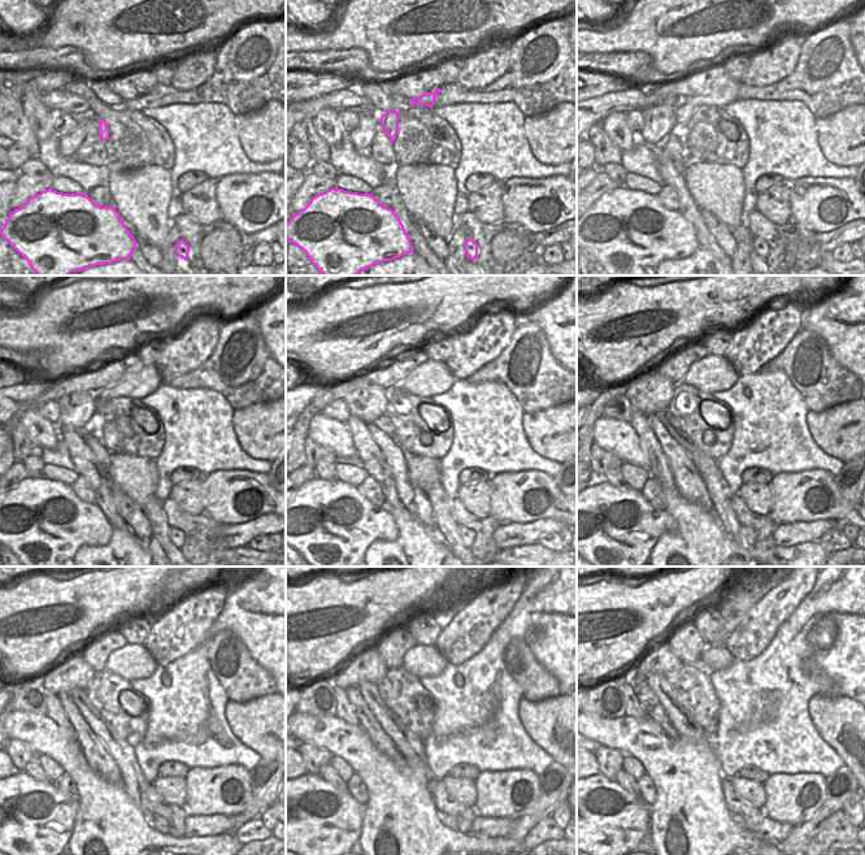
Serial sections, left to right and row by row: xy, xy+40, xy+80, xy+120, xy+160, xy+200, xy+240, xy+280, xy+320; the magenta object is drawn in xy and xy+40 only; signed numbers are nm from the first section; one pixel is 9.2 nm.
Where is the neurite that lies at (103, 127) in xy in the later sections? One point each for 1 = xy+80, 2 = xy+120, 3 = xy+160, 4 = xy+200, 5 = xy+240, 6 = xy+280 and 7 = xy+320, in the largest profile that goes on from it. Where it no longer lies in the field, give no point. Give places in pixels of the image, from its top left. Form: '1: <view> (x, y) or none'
1: xy+80 (724, 90)
2: xy+120 (142, 380)
3: xy+160 (430, 378)
4: xy+200 (712, 373)
5: xy+240 (133, 662)
6: xy+280 (422, 660)
7: xy+320 (716, 656)

